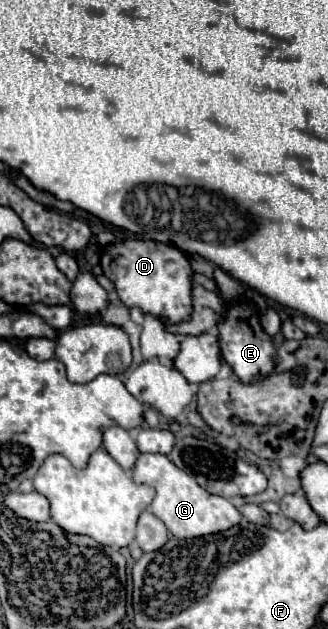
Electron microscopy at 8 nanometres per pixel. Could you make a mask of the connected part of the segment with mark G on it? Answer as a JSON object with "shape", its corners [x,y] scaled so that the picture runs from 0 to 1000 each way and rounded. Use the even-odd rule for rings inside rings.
{"shape":[[[430,720],[405,739],[399,758],[412,768],[442,768],[473,774],[479,787],[460,800],[460,816],[473,816],[503,831],[515,847],[527,847],[546,857],[668,847],[735,828],[735,816],[704,803],[698,793],[631,784],[619,774],[607,774],[607,768],[582,755],[546,746],[509,723]]]}

